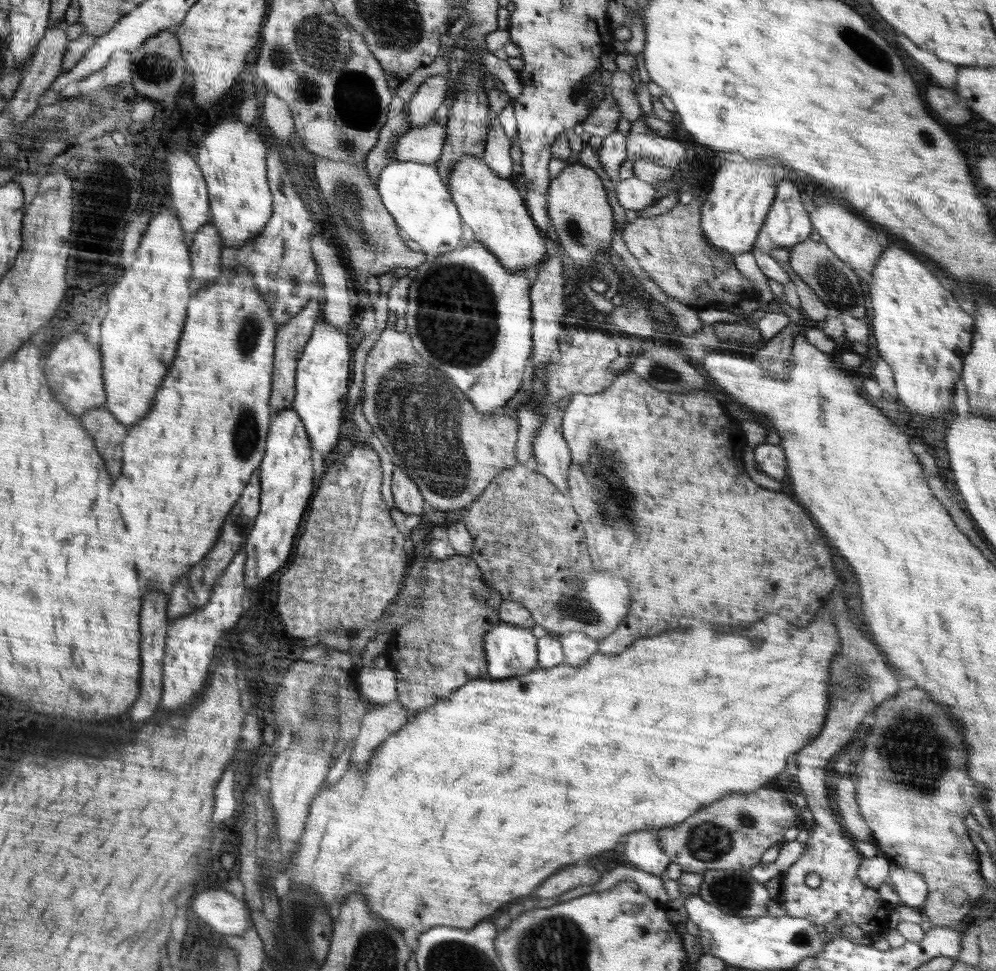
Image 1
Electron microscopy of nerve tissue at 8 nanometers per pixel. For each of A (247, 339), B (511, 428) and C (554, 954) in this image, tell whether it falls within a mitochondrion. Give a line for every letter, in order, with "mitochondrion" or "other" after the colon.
A: mitochondrion
B: other
C: mitochondrion

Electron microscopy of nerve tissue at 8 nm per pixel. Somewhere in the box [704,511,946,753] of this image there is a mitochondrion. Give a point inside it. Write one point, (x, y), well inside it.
(856, 680)

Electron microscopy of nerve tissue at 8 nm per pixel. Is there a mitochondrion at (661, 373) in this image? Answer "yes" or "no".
yes

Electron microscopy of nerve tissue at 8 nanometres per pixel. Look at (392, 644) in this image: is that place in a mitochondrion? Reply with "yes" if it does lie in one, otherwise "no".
no

